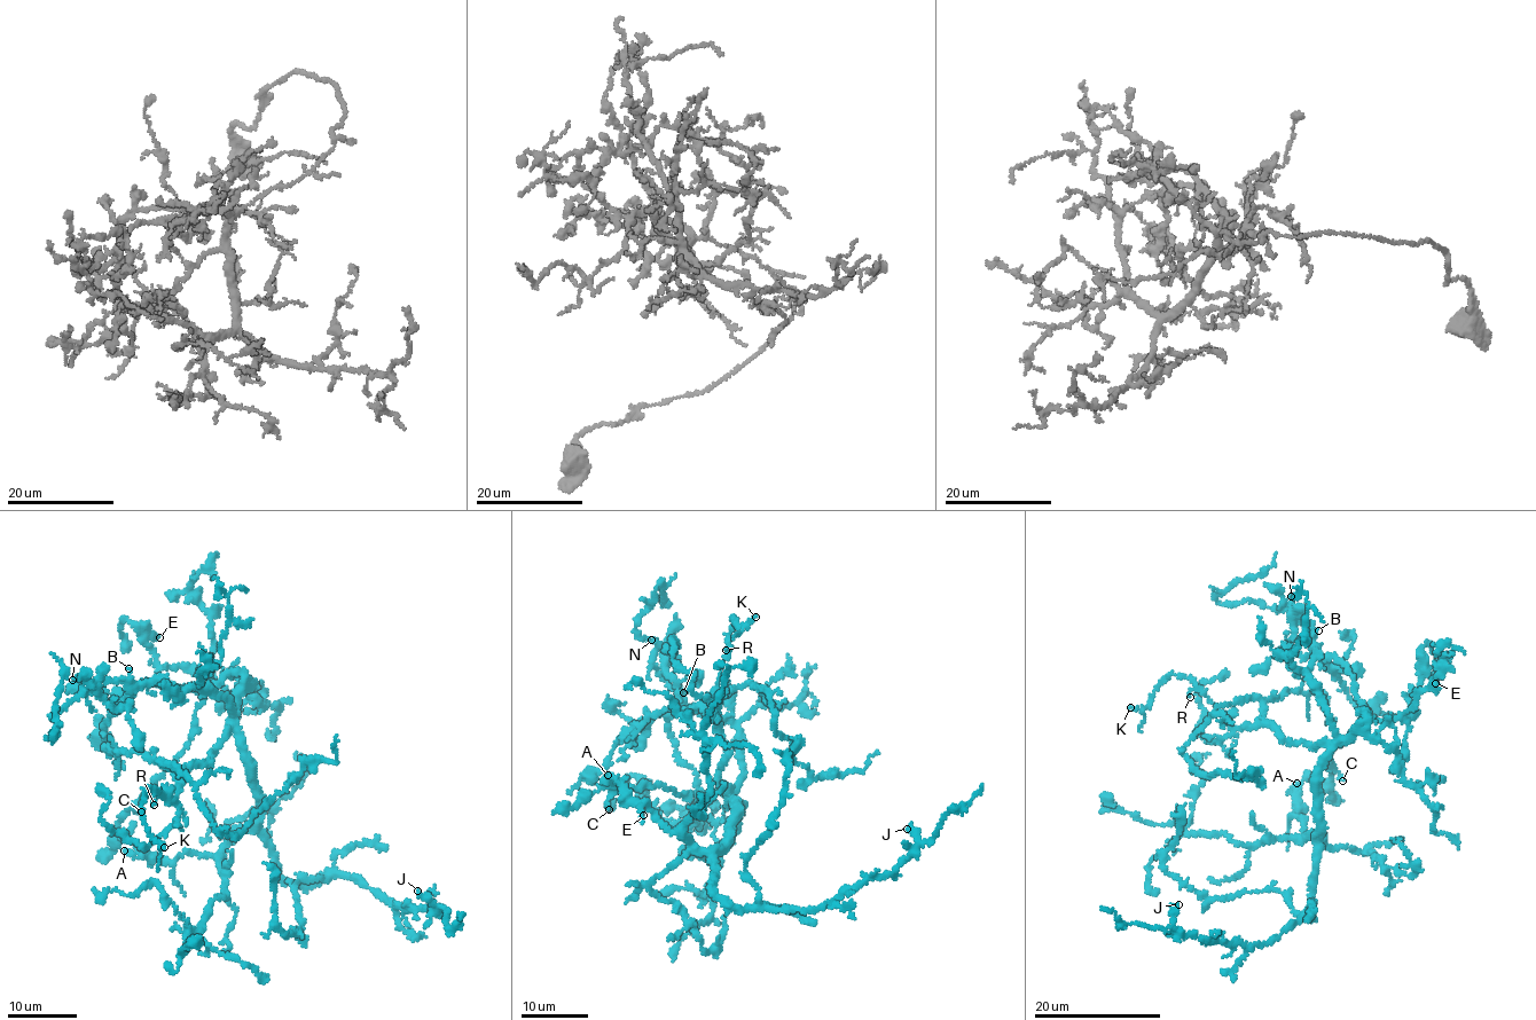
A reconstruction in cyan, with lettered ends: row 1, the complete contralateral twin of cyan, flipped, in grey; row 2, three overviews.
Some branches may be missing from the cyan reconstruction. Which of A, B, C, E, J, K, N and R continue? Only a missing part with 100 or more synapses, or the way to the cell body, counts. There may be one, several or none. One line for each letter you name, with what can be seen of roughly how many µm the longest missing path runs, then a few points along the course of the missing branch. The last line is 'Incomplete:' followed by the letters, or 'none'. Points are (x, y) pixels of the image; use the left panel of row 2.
Incomplete: none

